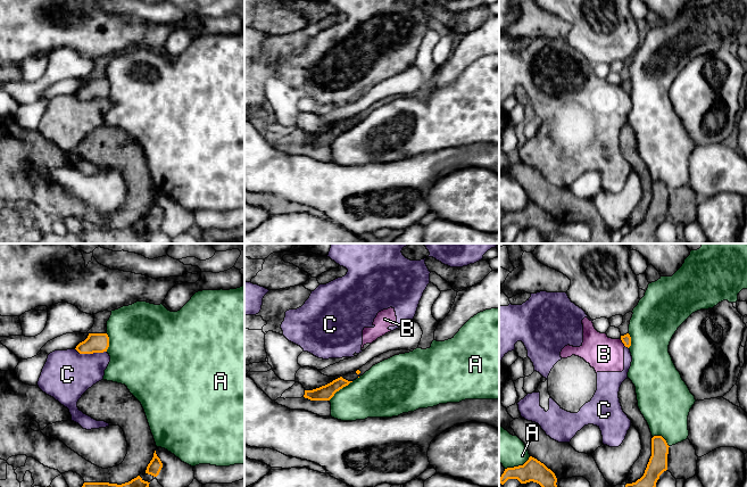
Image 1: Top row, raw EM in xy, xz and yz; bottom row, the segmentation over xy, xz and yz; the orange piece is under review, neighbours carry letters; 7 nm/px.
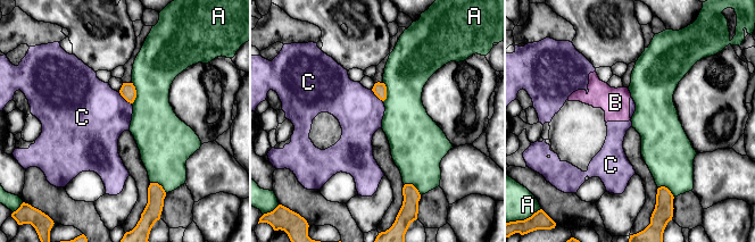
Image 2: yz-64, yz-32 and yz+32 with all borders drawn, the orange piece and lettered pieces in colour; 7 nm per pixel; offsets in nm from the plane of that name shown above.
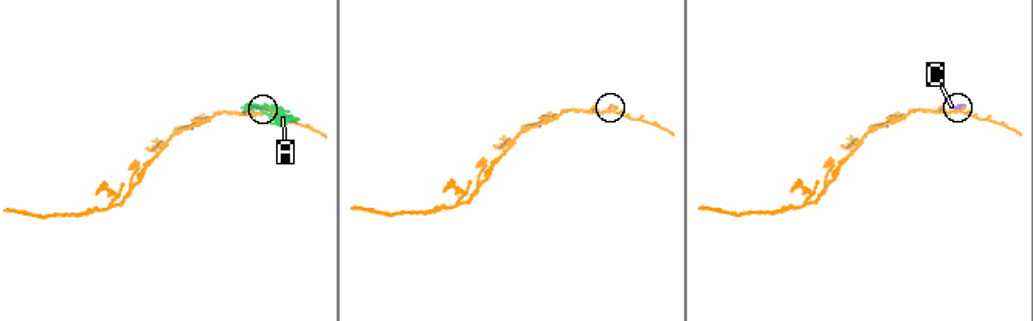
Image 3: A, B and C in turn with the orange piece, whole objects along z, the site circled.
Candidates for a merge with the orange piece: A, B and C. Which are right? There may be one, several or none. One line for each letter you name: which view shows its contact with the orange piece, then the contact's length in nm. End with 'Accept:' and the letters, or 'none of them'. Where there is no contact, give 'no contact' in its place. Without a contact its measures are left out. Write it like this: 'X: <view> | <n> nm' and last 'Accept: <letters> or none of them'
Accept: none of them

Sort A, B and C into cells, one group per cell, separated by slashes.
A / B C

